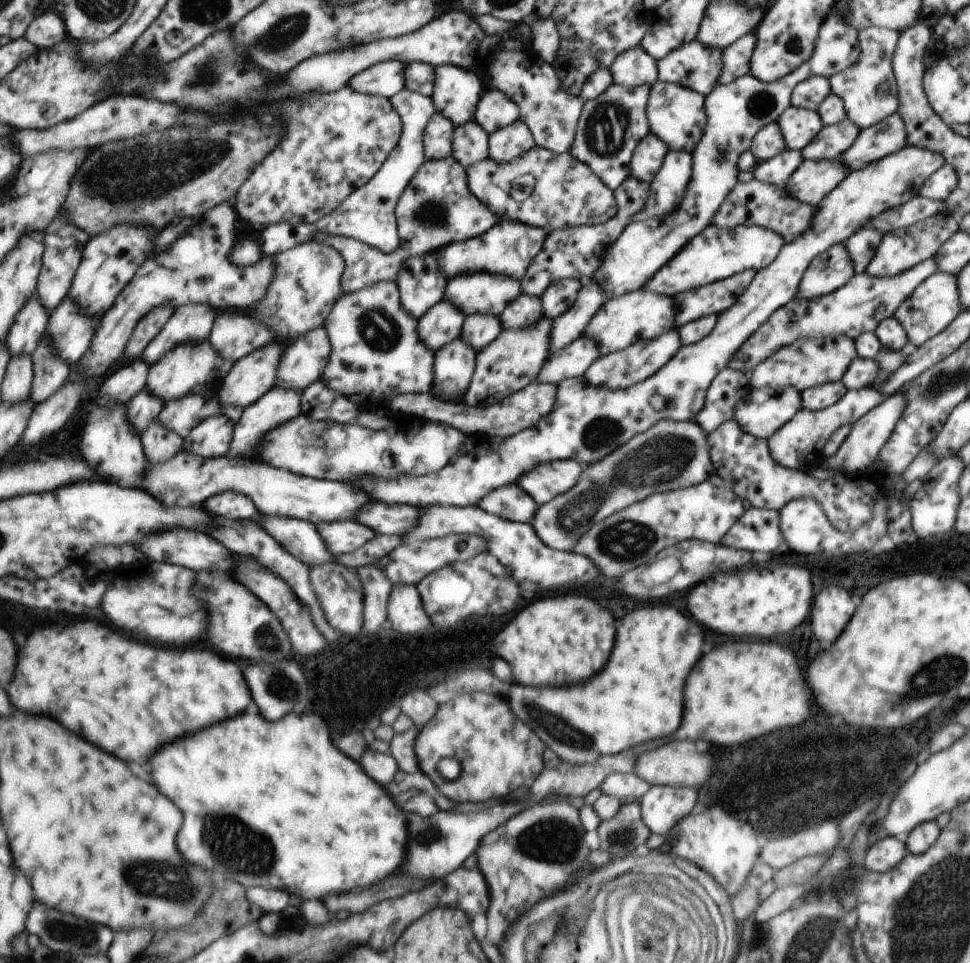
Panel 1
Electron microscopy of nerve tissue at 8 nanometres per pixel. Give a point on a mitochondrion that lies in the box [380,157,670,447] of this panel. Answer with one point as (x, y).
(434, 213)

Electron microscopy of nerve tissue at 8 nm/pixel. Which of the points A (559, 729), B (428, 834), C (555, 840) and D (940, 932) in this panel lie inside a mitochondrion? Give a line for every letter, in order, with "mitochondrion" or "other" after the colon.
A: mitochondrion
B: mitochondrion
C: mitochondrion
D: mitochondrion

